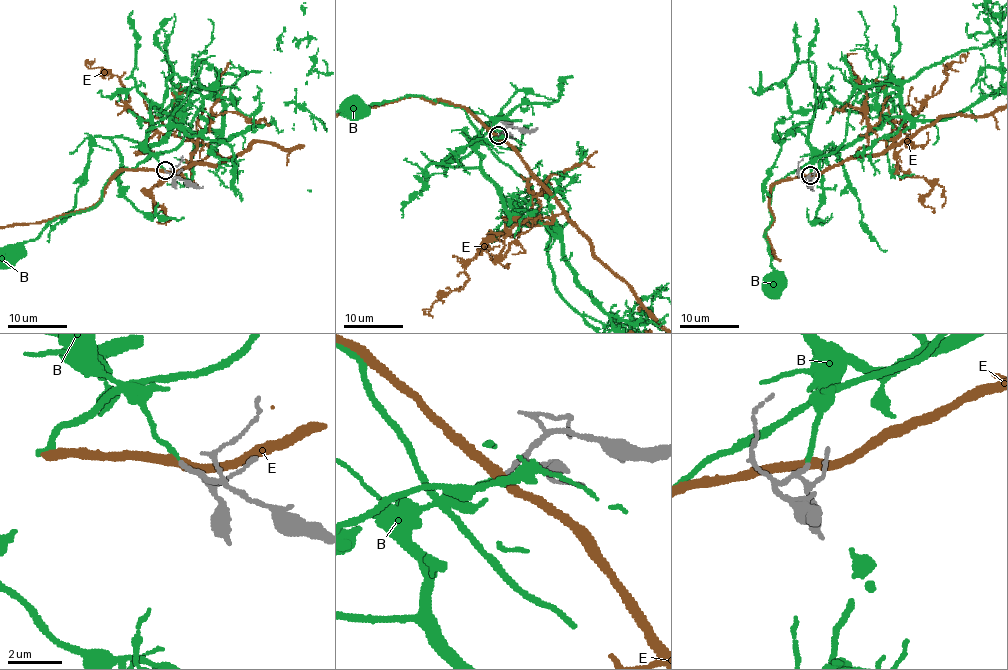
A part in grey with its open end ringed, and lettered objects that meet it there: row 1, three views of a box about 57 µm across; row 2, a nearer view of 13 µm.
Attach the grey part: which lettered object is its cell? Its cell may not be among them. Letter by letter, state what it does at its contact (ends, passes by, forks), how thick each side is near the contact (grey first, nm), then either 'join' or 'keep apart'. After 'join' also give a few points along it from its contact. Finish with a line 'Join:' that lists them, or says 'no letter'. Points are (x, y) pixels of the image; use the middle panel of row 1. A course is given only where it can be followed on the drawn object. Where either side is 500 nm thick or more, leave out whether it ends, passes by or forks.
B: it ends there; 140 nm thick on the grey side, 170 nm on the other; join; it runs (498, 135), (482, 140), (463, 109), (425, 97), (405, 96), (365, 107), (357, 103), (352, 107)
E: it passes by; 140 nm thick on the grey side, 360 nm on the other; keep apart
Join: B

